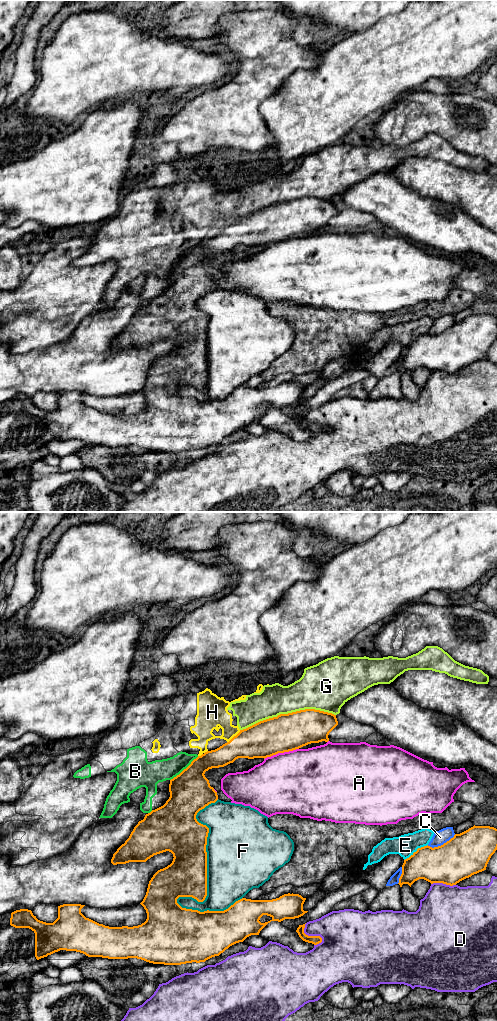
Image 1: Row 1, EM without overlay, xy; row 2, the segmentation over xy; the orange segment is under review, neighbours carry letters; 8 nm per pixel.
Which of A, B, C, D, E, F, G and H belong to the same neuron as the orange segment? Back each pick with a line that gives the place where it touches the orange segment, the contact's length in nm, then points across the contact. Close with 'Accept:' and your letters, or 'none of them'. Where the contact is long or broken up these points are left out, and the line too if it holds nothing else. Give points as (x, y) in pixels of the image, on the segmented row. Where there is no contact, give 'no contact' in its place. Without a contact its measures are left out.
Accept: none of them

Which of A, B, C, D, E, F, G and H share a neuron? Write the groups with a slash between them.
A / B G H / C / D / E / F

